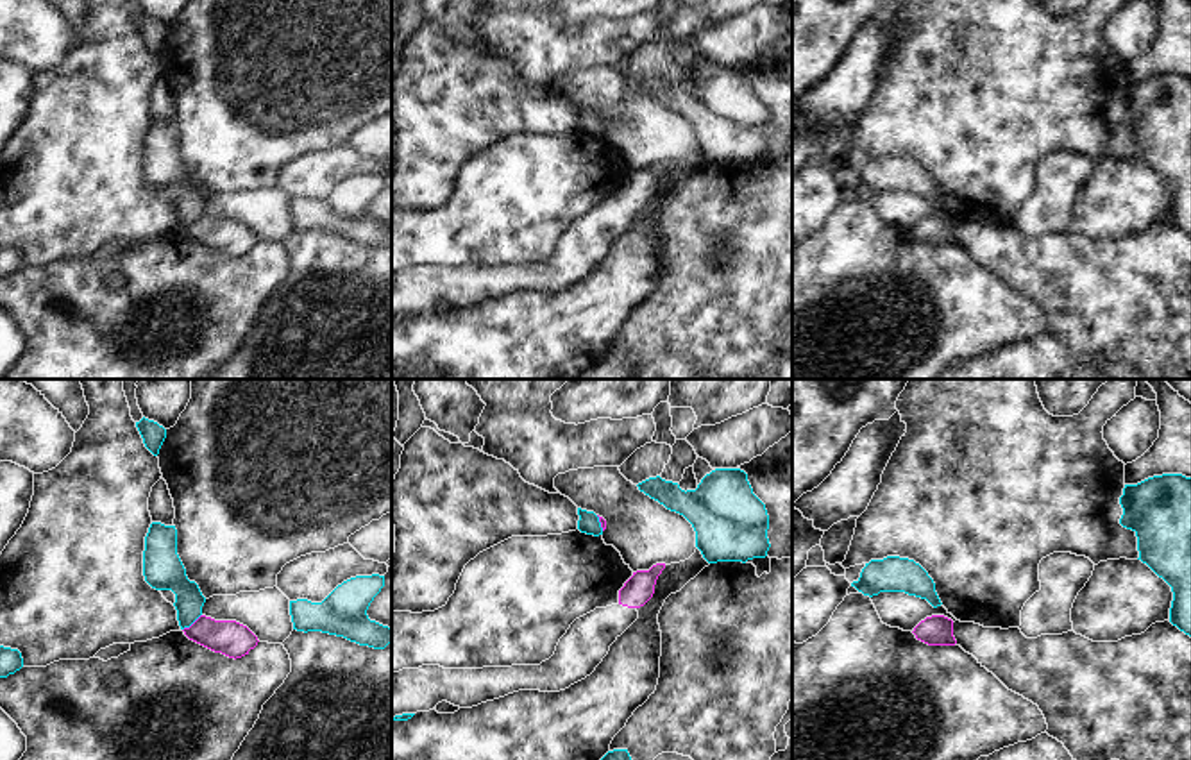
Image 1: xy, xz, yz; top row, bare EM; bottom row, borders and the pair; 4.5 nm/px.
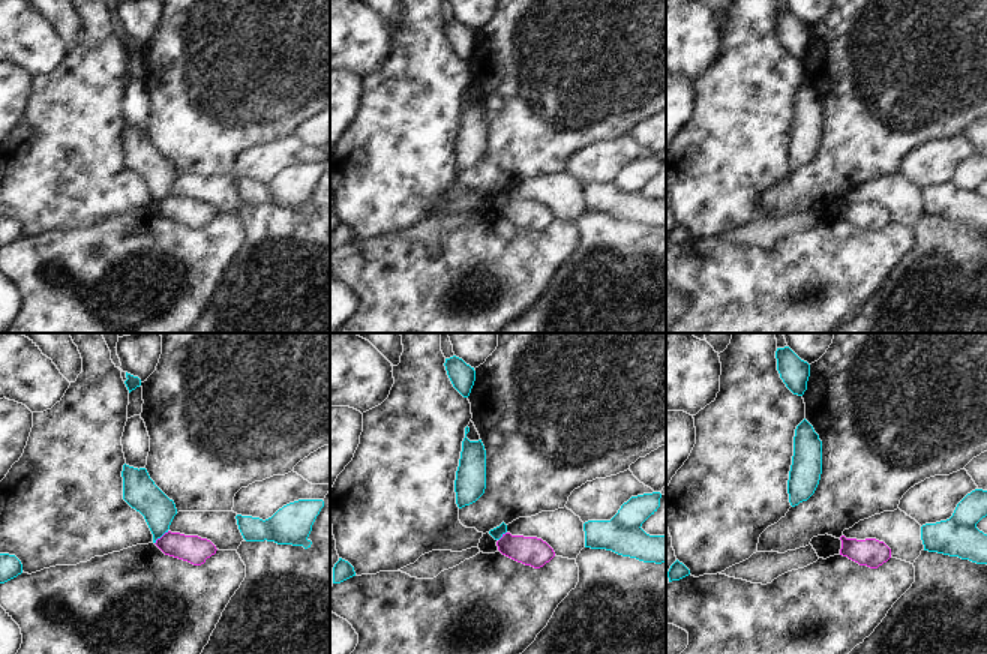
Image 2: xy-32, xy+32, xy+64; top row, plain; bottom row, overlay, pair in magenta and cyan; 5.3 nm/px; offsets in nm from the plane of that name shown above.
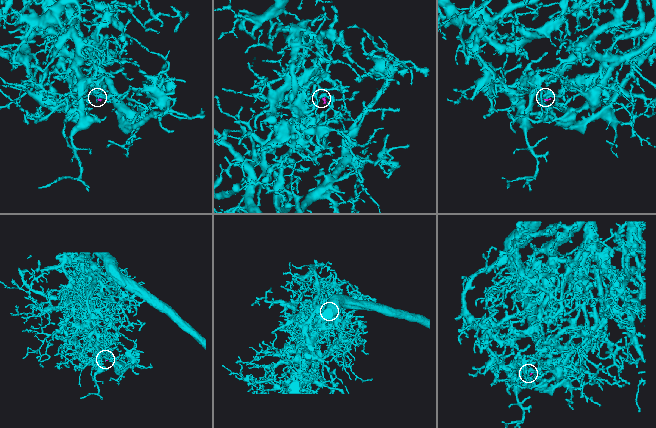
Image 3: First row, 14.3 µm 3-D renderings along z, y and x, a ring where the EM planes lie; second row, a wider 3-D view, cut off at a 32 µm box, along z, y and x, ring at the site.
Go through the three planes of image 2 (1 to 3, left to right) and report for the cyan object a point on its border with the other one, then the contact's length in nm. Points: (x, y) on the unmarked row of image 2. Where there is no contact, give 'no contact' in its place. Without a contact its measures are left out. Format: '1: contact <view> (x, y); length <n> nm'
1: contact xy-32 (162, 200); length 100 nm
2: contact xy+32 (503, 200); length 70 nm
3: no contact

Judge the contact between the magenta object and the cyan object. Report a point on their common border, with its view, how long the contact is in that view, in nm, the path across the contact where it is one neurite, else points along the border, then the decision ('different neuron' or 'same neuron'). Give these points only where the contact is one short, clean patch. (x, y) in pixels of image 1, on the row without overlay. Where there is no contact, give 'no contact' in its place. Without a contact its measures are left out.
meets magenta in xy at (194, 222); contact 120 nm long; border along xy (201, 213), (183, 229); different neuron

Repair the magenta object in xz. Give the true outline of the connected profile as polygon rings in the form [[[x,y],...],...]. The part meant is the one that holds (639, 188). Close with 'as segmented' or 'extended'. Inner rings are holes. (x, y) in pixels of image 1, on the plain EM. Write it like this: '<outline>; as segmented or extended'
[[[665,163],[649,170],[637,170],[619,190],[619,202],[596,207],[576,218],[560,238],[554,254],[540,265],[483,266],[483,268],[443,268],[422,265],[392,272],[392,317],[402,313],[429,311],[447,300],[460,308],[472,308],[486,300],[504,297],[519,290],[560,291],[590,275],[608,254],[610,245],[638,218],[638,207],[655,193],[655,184]]]; extended

